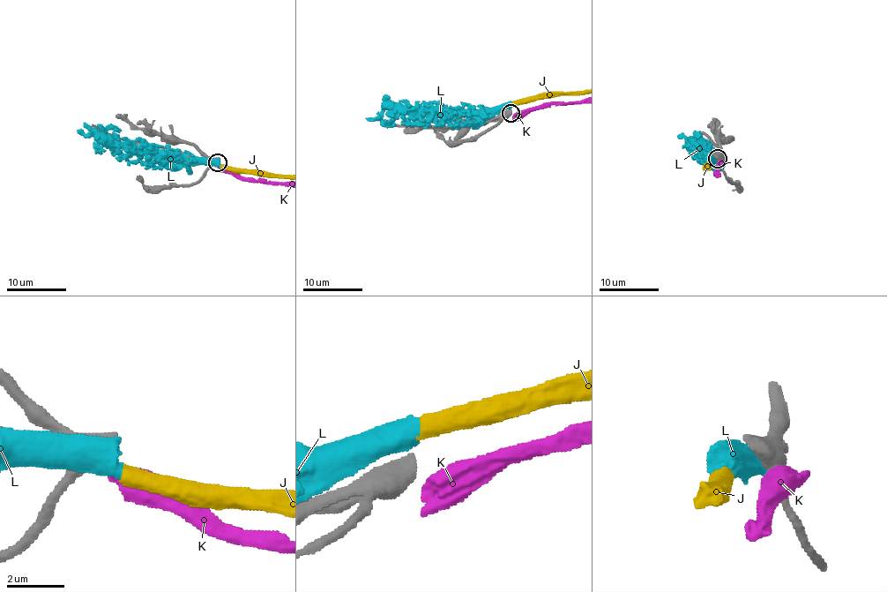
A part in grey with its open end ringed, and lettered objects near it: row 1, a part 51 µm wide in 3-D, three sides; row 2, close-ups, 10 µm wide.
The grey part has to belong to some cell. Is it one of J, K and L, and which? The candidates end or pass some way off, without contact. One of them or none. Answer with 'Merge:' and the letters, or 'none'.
Merge: none

